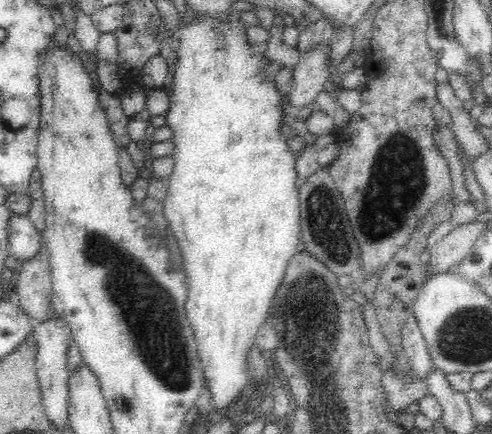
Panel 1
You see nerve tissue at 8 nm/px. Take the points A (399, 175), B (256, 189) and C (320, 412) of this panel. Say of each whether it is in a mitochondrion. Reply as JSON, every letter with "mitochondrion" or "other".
{"A":"mitochondrion","B":"other","C":"mitochondrion"}

